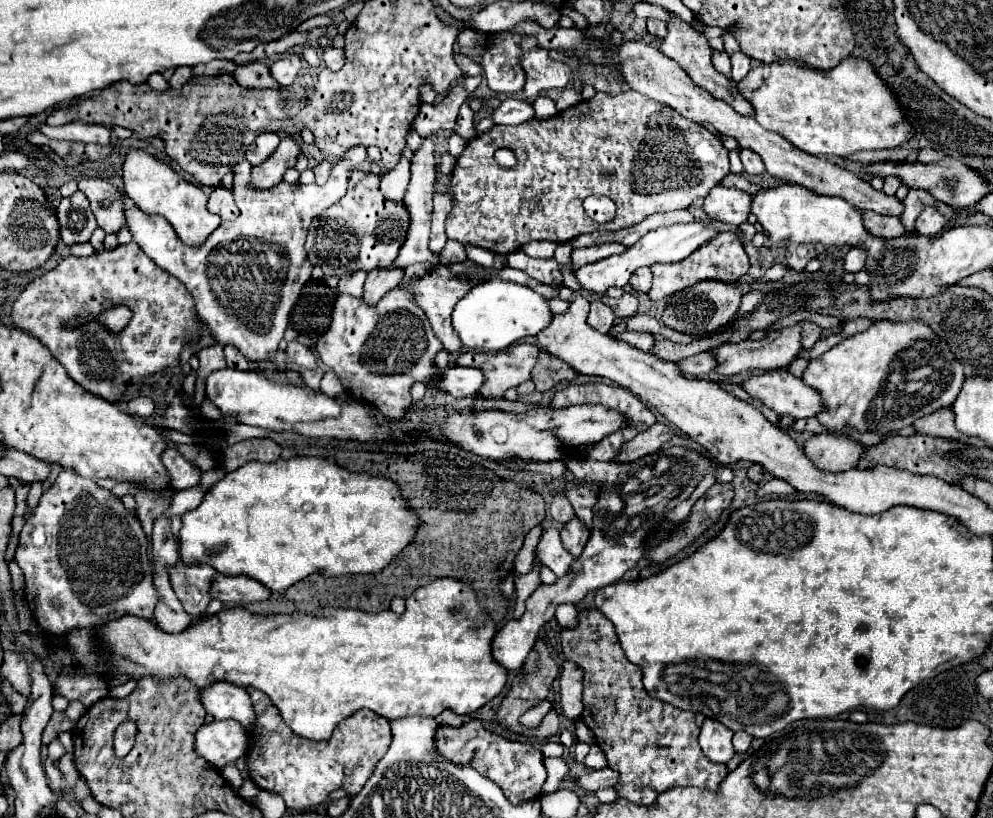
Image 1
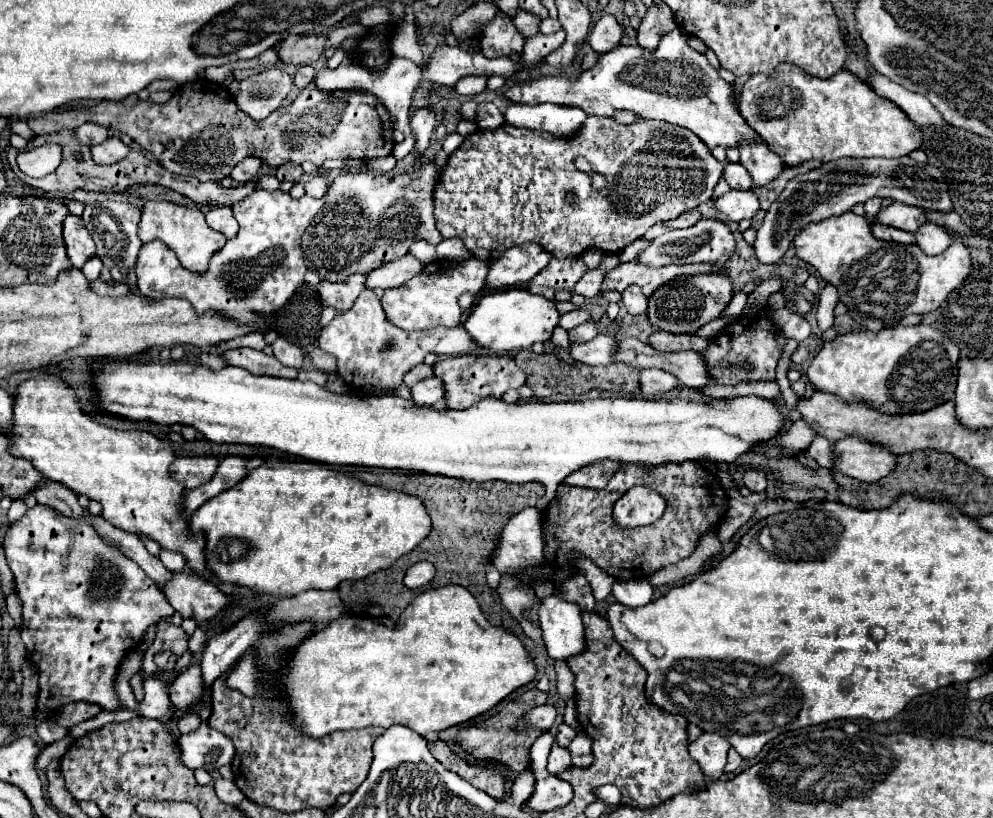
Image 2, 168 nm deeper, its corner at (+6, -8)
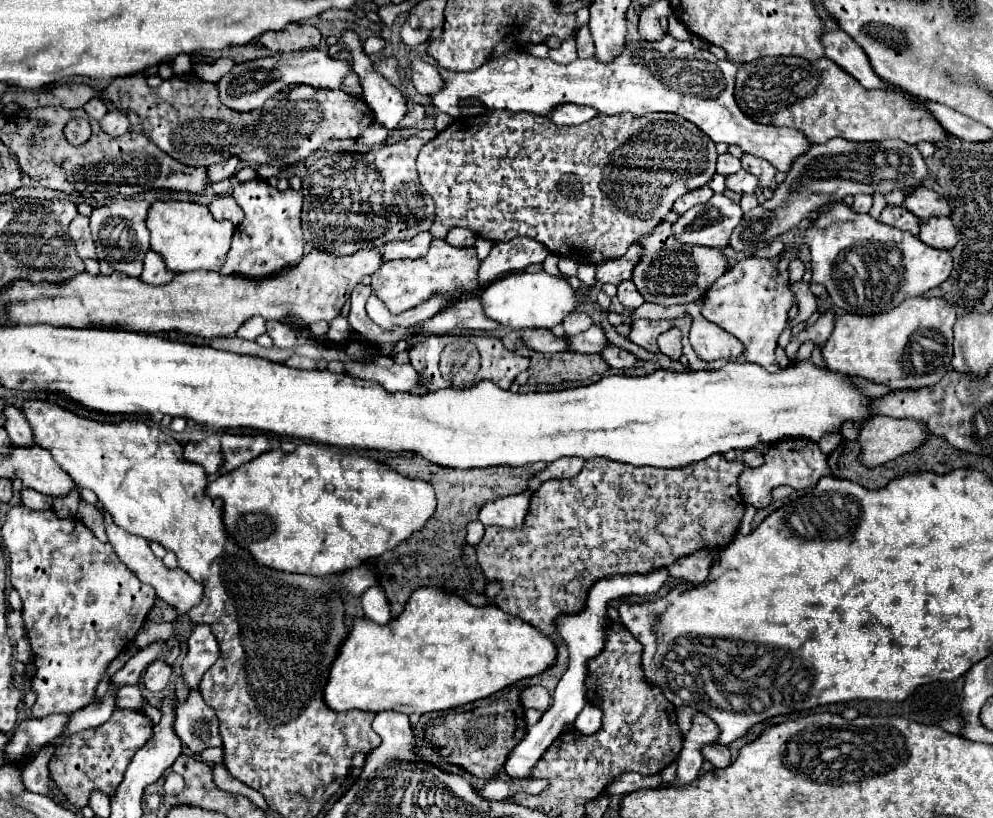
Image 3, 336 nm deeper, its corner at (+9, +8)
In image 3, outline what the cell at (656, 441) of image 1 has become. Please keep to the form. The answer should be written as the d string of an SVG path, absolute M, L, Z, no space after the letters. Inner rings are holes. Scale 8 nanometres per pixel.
M561 458L561 460L553 462L553 464L549 464L543 472L535 474L535 476L531 478L531 482L529 482L527 488L529 488L531 492L535 492L535 490L537 490L543 482L547 482L549 478L571 478L571 476L577 476L577 474L581 472L583 464L585 464L585 460L565 460L565 458Z

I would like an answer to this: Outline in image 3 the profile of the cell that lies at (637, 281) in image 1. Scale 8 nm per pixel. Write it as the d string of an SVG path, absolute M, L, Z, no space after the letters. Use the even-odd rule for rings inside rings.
M623 280L623 282L619 284L617 298L619 298L619 302L621 302L625 308L629 308L629 310L635 310L635 308L639 308L639 306L645 302L645 300L639 296L633 280Z

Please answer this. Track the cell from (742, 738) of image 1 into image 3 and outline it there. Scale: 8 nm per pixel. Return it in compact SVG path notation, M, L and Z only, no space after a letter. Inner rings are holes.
M711 744L711 746L703 748L703 756L705 756L715 768L725 768L725 766L731 764L731 750L729 750L729 746Z

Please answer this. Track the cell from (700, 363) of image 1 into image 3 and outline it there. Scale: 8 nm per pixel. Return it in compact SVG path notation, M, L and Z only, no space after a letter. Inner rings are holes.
M611 344L609 348L605 348L605 350L601 352L601 356L605 358L605 362L607 362L611 368L619 368L619 370L635 368L637 362L639 362L631 352L627 352L627 350L619 348L619 346L613 346L613 344Z

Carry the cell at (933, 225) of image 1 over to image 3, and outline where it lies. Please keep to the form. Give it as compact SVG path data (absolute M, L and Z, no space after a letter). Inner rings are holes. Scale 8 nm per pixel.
M933 216L931 220L921 222L919 238L921 238L921 242L925 242L931 248L951 250L957 244L957 228L953 226L951 218Z

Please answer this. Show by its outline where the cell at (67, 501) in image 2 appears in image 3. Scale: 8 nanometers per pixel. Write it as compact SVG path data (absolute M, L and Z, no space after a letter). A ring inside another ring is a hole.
M81 500L79 502L79 508L77 508L77 518L83 520L93 530L93 534L99 540L107 540L107 534L105 534L105 518L103 518L101 510L95 504L89 504L89 502Z

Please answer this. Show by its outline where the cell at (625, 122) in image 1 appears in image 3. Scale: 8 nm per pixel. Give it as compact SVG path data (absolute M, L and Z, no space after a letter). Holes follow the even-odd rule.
M487 110L477 116L461 116L453 120L443 132L437 134L435 140L423 146L423 150L417 156L417 170L419 170L419 180L423 188L429 192L429 196L435 202L435 222L431 226L433 238L445 238L447 230L453 226L469 228L477 236L487 238L487 240L511 240L515 236L529 236L537 242L541 242L549 252L559 254L559 256L569 256L579 264L599 264L609 258L623 256L629 248L629 244L637 238L641 238L645 232L651 232L661 218L671 210L673 202L681 198L683 194L705 186L711 176L715 174L715 164L717 164L717 152L715 152L715 142L709 140L709 136L691 124L689 120L681 116L673 116L669 112L653 112L647 116L633 116L633 114L597 114L593 120L573 126L573 128L553 128L545 116L537 116L533 112L509 112L509 110Z

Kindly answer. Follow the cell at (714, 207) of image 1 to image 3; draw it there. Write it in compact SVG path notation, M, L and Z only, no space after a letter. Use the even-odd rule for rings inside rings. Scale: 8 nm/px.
M741 170L737 174L731 174L727 176L727 188L733 190L735 194L753 194L755 188L757 188L757 178L747 172L747 170Z

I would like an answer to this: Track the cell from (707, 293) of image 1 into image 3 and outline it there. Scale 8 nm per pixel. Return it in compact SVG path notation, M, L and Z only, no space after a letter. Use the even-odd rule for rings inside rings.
M661 222L659 226L655 226L649 234L639 238L639 242L645 248L645 256L641 258L641 264L637 264L637 268L633 270L633 282L645 302L673 306L699 300L727 270L727 256L721 250L689 246L673 240L669 222Z

